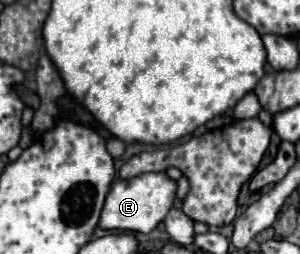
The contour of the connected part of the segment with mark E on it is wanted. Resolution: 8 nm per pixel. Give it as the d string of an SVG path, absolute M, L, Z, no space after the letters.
M150 172L146 176L136 176L134 180L118 180L106 196L98 226L102 230L130 230L148 234L166 218L166 212L172 208L174 188L176 182L170 180L164 172L162 174Z

